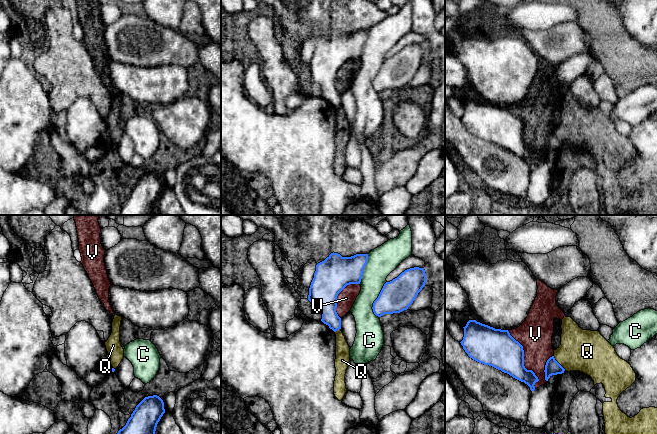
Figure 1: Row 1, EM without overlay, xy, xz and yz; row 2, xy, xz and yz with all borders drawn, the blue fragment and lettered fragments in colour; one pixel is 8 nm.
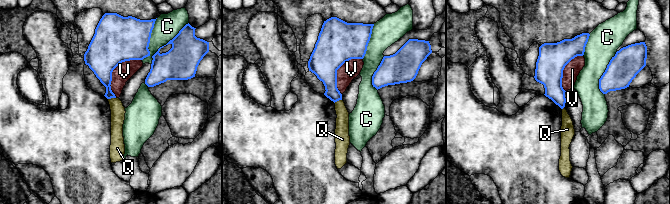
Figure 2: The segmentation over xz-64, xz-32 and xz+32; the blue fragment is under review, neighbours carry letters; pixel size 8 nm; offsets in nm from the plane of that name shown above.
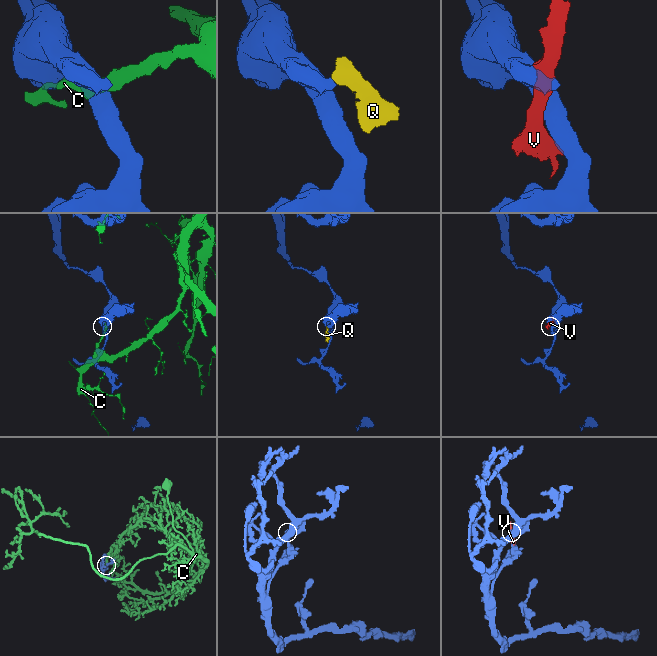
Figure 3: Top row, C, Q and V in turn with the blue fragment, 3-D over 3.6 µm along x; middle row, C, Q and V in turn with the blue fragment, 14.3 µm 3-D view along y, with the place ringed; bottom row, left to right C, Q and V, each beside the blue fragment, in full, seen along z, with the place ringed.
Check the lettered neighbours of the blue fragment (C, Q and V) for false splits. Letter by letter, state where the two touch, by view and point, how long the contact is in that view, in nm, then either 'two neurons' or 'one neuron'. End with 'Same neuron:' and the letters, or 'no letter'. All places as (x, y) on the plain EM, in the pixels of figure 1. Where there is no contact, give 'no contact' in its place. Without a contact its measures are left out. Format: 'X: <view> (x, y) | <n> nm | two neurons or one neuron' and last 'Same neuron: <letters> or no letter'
C: xz (376, 75) | 300 nm | two neurons
Q: yz (557, 138) | 160 nm | two neurons
V: yz (523, 137) | 500 nm | two neurons
Same neuron: no letter

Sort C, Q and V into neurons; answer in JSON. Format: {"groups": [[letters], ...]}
{"groups": [["C"], ["Q"], ["V"]]}

